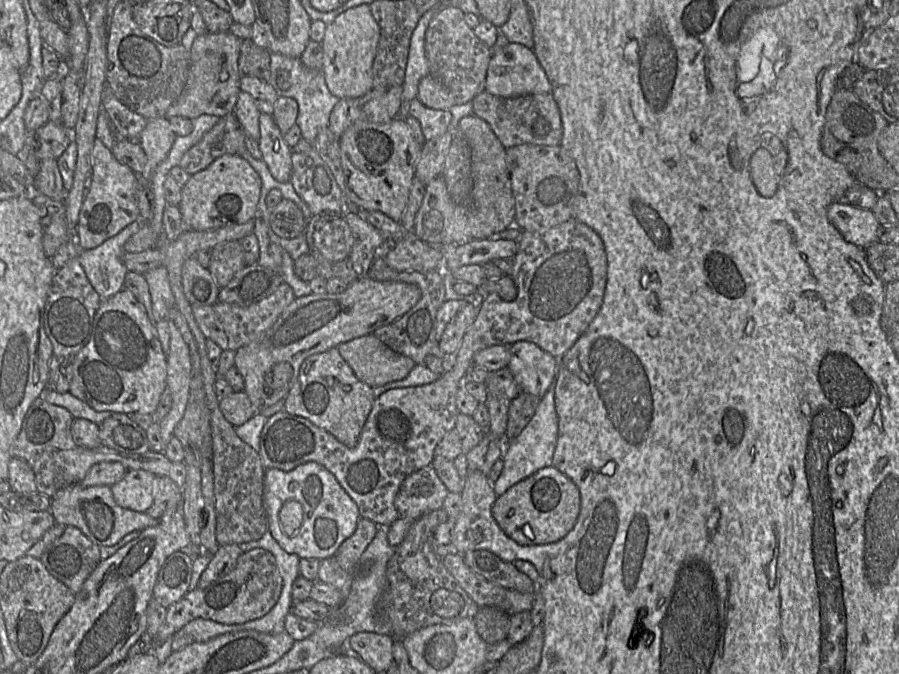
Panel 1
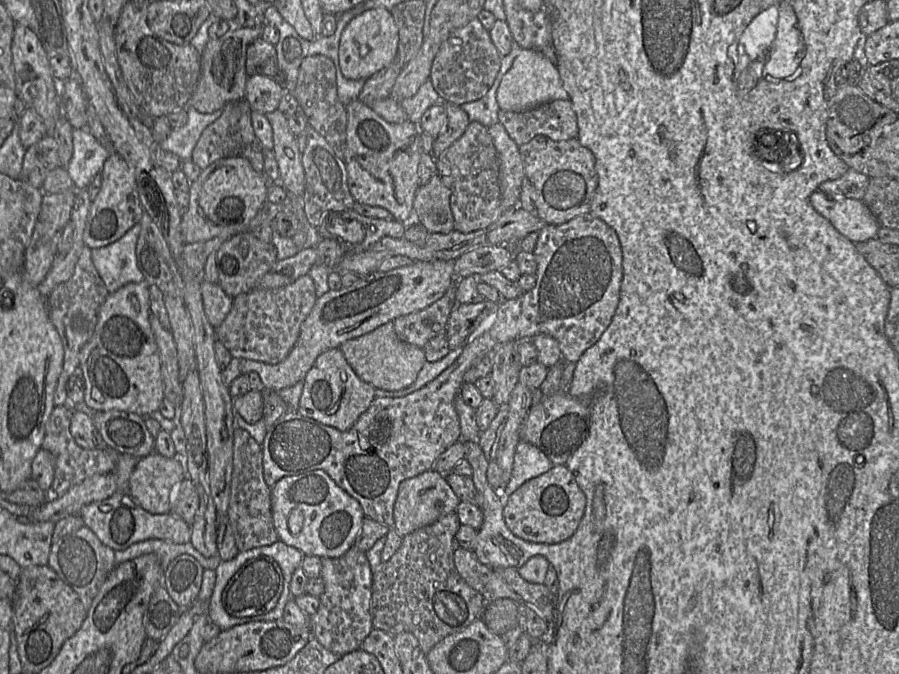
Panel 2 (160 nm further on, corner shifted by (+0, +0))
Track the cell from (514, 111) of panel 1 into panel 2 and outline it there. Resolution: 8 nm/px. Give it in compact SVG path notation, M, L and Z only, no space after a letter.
M569 99L554 100L523 112L500 109L498 120L518 146L537 135L546 136L553 141L578 136L577 117Z

